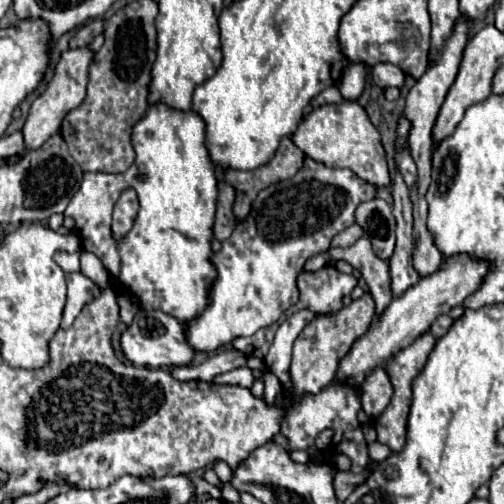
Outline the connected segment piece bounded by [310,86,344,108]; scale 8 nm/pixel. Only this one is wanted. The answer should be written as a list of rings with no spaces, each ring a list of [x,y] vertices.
[[[330,86],[330,88],[326,88],[324,92],[320,92],[318,96],[314,96],[310,104],[316,108],[316,106],[322,106],[324,102],[342,102],[342,100],[344,100],[344,98],[342,98],[342,94],[338,92],[338,88],[336,88],[336,86]]]

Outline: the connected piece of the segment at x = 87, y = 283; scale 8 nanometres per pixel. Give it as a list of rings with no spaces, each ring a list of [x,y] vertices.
[[[82,272],[66,274],[66,286],[68,286],[68,302],[64,308],[62,328],[70,328],[74,318],[84,308],[84,304],[88,304],[92,298],[96,298],[100,294],[100,288]]]

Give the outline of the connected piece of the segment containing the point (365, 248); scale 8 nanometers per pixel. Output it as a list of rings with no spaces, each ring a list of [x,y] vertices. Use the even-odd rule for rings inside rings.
[[[360,238],[350,248],[346,248],[344,260],[352,268],[360,270],[360,274],[366,280],[369,292],[375,302],[376,314],[380,316],[380,312],[392,302],[392,292],[388,288],[388,284],[390,284],[388,264],[372,252],[368,238]]]

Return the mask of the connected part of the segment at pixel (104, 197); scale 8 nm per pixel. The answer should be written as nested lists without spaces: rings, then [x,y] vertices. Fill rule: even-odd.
[[[156,104],[150,106],[146,116],[134,126],[132,146],[136,148],[136,160],[126,172],[84,174],[78,192],[72,196],[68,208],[64,210],[64,216],[74,218],[76,230],[82,238],[82,248],[96,254],[102,260],[104,268],[112,276],[118,276],[140,298],[144,310],[162,310],[164,314],[170,314],[180,322],[190,322],[198,318],[210,304],[210,286],[216,278],[216,268],[210,260],[210,240],[214,238],[212,224],[216,214],[218,186],[214,166],[204,146],[204,122],[192,110],[176,112],[166,104]],[[126,188],[134,188],[138,192],[140,212],[134,228],[124,236],[124,240],[116,242],[110,230],[112,208]]]

